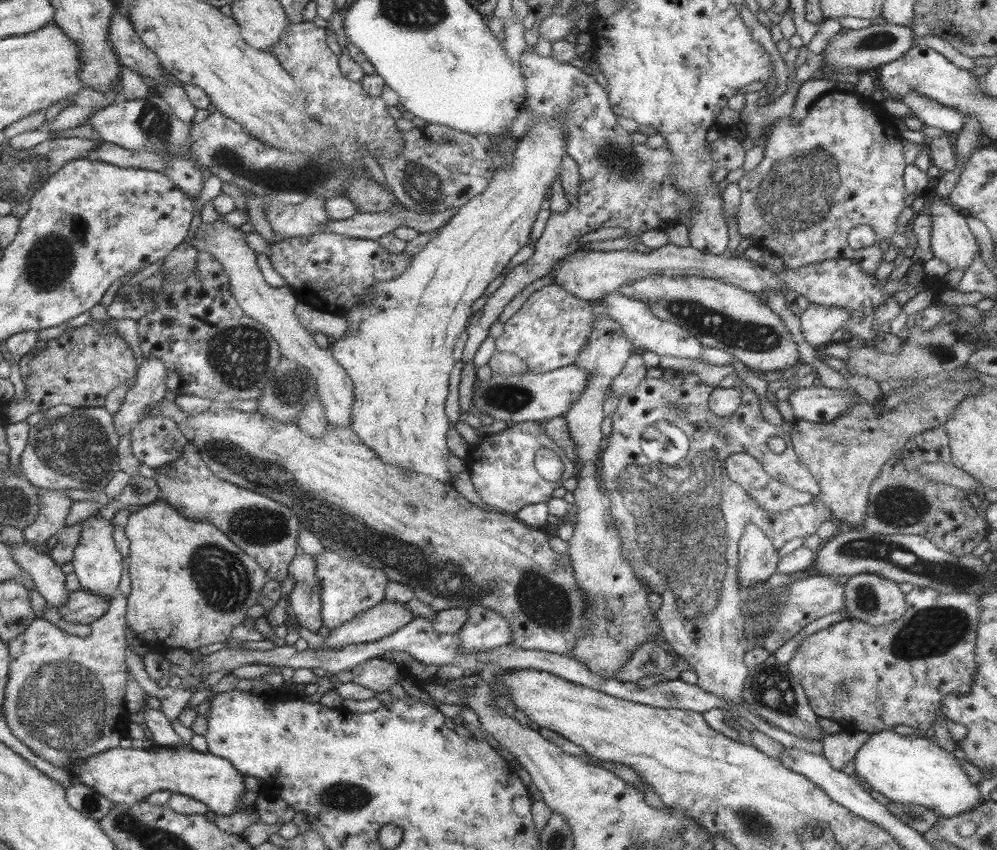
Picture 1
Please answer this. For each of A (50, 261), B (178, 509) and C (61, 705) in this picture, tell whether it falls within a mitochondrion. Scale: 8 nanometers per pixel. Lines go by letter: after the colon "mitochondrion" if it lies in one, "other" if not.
A: mitochondrion
B: other
C: mitochondrion

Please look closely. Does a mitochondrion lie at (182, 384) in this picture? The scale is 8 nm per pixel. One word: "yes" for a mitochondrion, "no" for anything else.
no

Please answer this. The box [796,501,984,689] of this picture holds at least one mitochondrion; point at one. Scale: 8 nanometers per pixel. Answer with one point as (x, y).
(930, 632)

